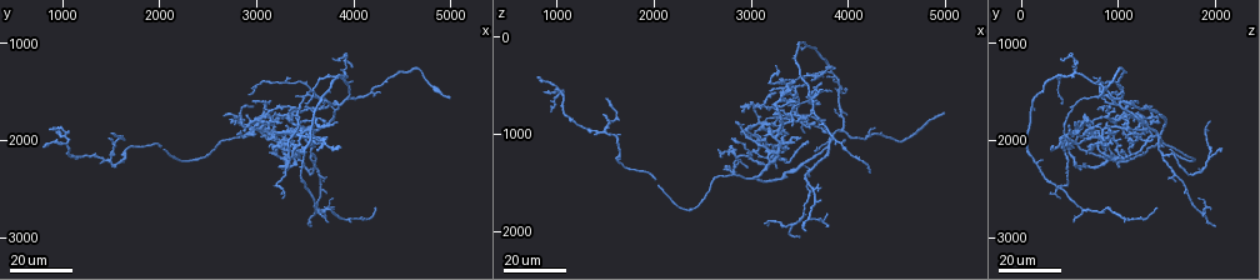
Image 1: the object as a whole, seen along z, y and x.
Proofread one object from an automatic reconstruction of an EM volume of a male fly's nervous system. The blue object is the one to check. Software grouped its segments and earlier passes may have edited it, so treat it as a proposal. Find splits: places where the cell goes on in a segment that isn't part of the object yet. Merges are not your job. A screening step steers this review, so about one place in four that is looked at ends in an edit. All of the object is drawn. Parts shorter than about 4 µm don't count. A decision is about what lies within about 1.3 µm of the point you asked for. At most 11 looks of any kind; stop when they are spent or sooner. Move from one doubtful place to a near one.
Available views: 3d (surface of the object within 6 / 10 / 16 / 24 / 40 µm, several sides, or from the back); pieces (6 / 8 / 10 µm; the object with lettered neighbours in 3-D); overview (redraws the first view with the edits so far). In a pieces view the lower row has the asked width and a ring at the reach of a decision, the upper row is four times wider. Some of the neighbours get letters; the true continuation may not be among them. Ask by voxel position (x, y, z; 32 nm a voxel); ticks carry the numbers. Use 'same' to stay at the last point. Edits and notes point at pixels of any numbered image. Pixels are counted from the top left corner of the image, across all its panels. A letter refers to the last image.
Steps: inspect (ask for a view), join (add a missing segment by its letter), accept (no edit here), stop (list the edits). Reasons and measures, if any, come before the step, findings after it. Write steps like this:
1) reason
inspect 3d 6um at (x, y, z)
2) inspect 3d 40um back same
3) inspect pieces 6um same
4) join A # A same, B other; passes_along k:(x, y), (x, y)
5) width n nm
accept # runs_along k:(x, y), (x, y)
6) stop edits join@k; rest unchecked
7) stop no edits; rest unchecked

tapers out
inspect 3d 16um at (3660, 2420, 1520)

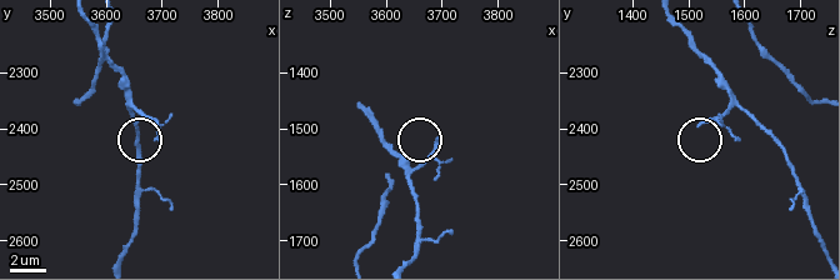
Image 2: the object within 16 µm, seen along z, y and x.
inspect pieces 10um at (3695, 2390, 1515)

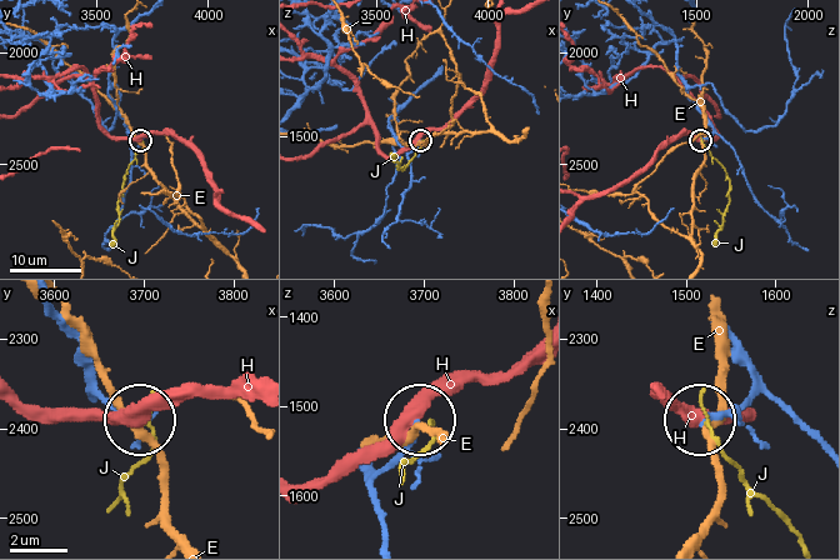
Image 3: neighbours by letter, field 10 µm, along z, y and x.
accept # E other, H other, J other; runs_along 3:(48, 306), (74, 335), (105, 400), (138, 419); no lettered segment goes on from it

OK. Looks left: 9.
end of a long branch
inspect 3d 24um at (4960, 1560, 760)

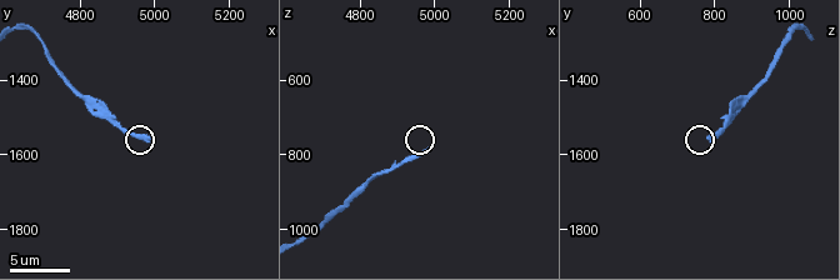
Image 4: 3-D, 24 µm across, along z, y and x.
what lies round it
inspect pieces 6um at (4980, 1560, 780)

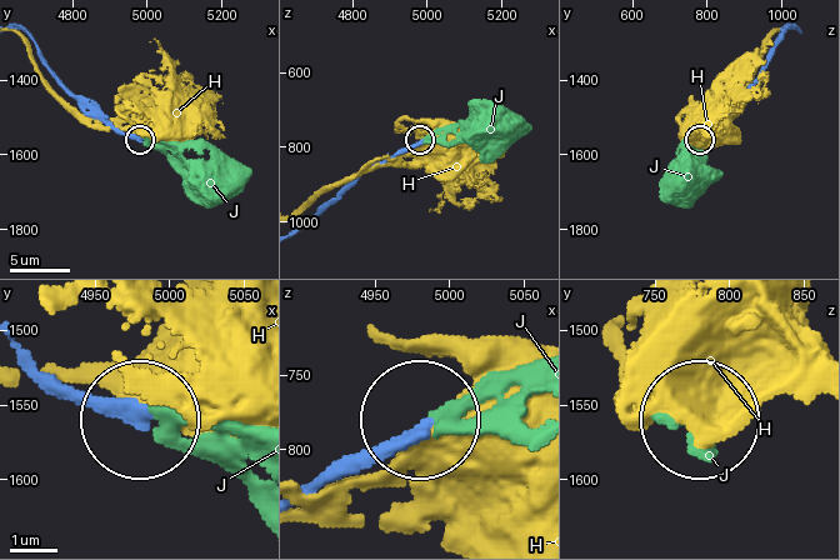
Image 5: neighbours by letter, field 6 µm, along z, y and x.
join J # H other, J same; passes_along 5:(318, 488), (425, 420), (533, 393); it goes on there

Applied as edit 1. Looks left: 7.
inspect overview

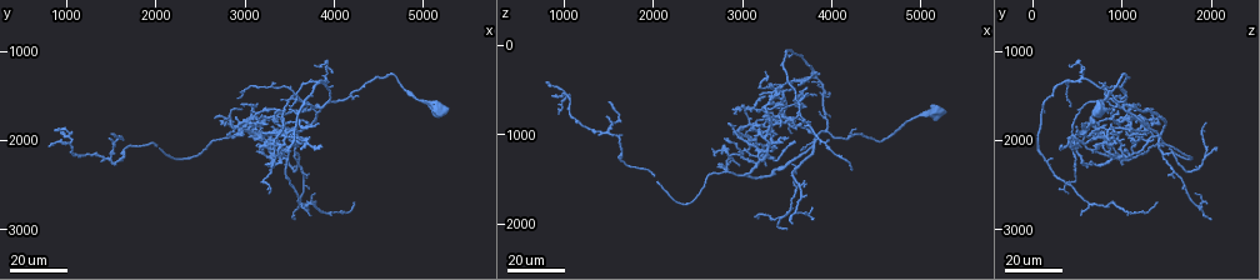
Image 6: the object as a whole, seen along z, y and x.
branch stops here
inspect 3d 24um at (3200, 1950, 550)

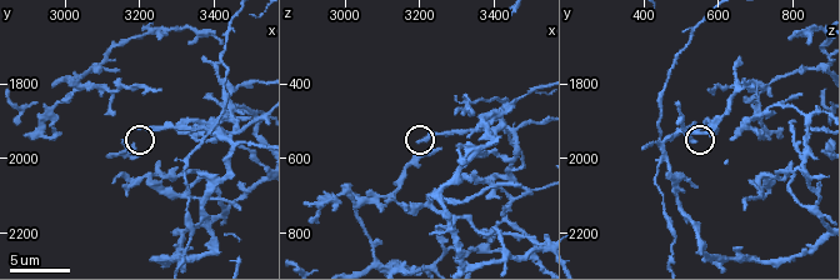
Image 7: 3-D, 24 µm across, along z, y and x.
inspect pieces 6um at (3200, 1920, 560)

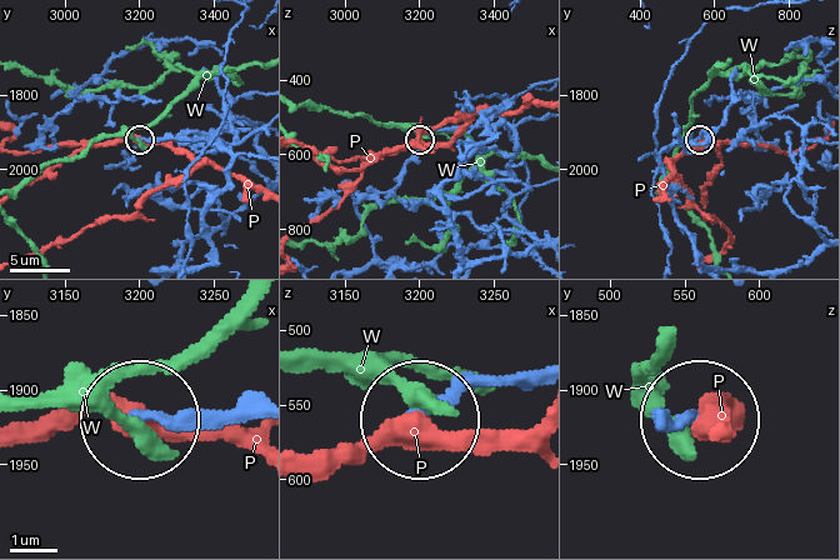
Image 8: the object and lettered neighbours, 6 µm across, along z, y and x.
accept # P other, W other; runs_along 8:(539, 375), (468, 379), (424, 419); none of them fits

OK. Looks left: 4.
thin end
inspect 3d 24um at (3140, 1840, 1020)

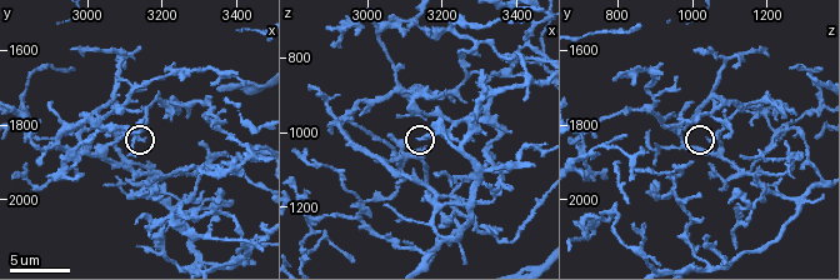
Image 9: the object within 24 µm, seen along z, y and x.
inspect 3d 10um at (3160, 1830, 1040)

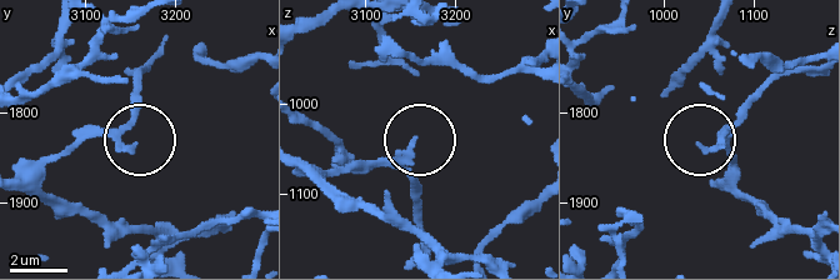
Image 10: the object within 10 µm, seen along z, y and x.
inspect pieces 10um at (3155, 1835, 1045)

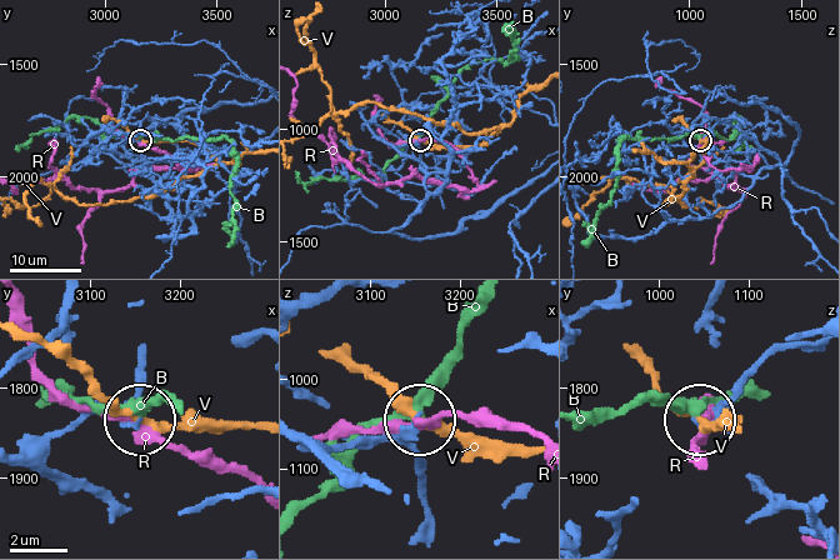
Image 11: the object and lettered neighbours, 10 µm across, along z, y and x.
width 180 nm
accept # B other, R other, V other; runs_along 11:(94, 489), (65, 481), (46, 453), (94, 413), (134, 419); no lettered segment goes on from it

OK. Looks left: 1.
inspect pieces 6um at (2900, 1750, 990)

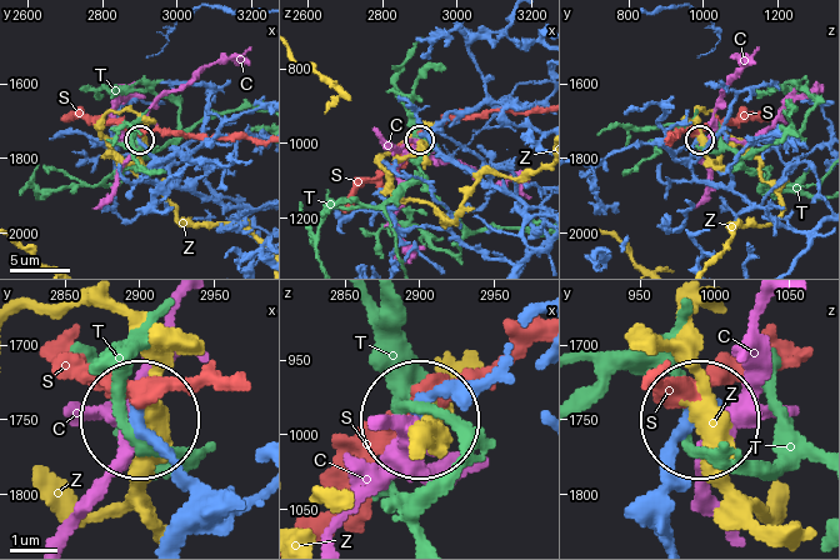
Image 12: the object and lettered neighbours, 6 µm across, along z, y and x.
accept # C other, S other, T other, Z other; runs_along 12:(670, 530), (681, 483), (674, 446), (690, 426); none of them fits

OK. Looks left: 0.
stop edits join@5; rest unchecked

